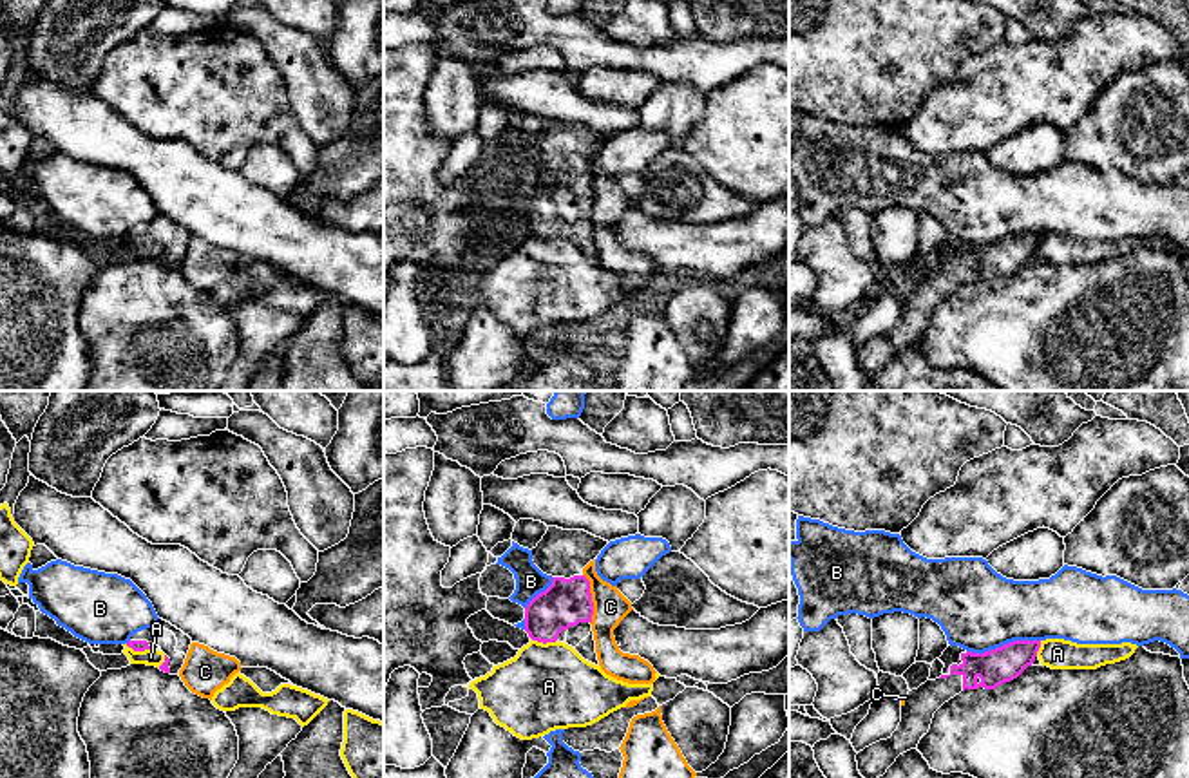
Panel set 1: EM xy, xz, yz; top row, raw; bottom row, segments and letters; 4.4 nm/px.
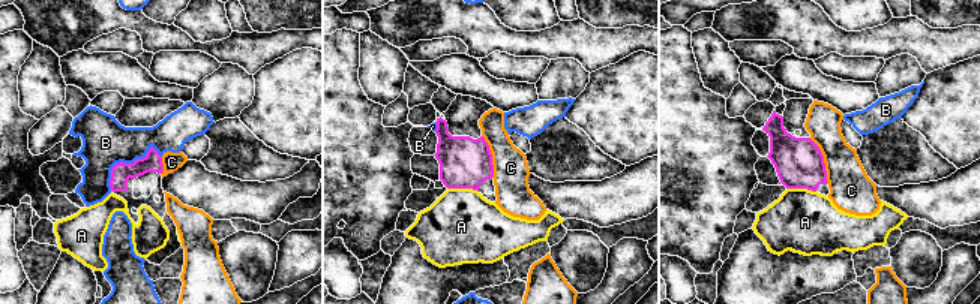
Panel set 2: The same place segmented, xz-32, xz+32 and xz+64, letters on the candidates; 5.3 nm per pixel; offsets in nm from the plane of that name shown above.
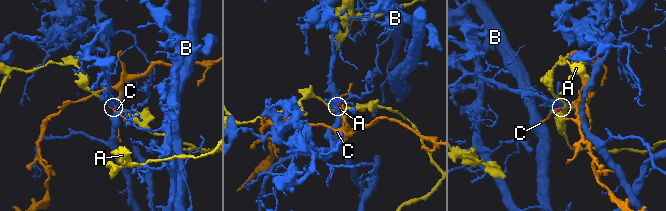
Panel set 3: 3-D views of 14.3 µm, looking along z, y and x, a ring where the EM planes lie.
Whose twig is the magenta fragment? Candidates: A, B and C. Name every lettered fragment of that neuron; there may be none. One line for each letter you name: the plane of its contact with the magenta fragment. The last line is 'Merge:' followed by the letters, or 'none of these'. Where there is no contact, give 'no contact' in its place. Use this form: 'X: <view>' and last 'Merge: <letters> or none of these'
Merge: none of these

